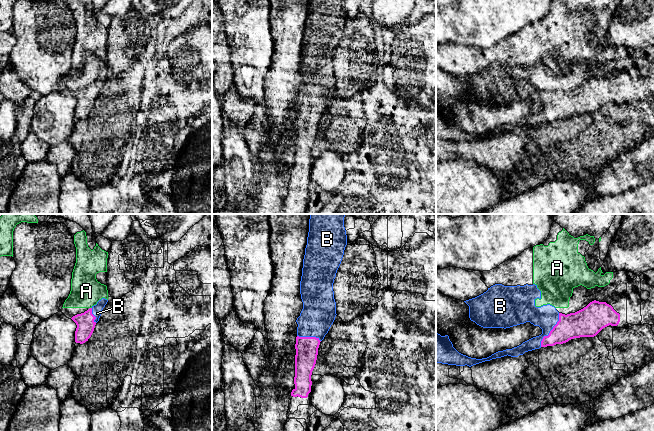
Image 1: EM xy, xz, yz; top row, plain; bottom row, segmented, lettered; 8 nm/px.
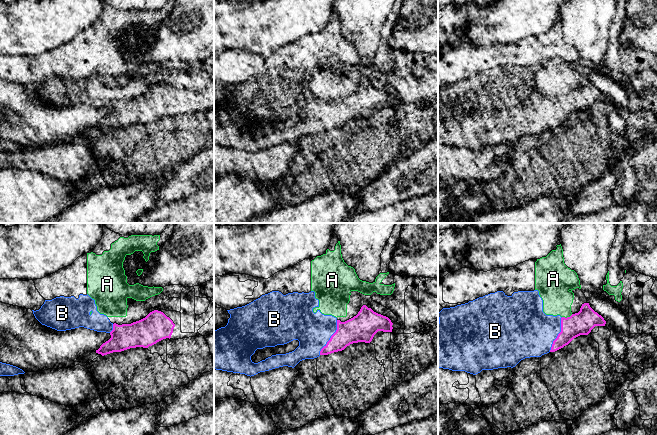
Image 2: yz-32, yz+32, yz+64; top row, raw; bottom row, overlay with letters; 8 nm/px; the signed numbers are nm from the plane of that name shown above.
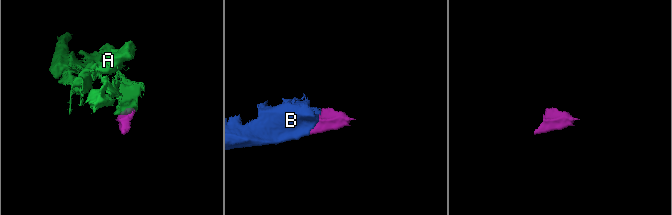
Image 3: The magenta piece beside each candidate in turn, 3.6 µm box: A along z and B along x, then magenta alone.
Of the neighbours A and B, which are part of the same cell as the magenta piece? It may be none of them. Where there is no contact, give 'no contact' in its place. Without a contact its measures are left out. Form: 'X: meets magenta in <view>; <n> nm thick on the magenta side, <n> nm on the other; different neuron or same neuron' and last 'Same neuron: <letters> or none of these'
A: meets magenta in xy; 150 nm thick on the magenta side, 240 nm on the other; different neuron
B: meets magenta in yz; 200 nm thick on the magenta side, 190 nm on the other; same neuron
Same neuron: B

